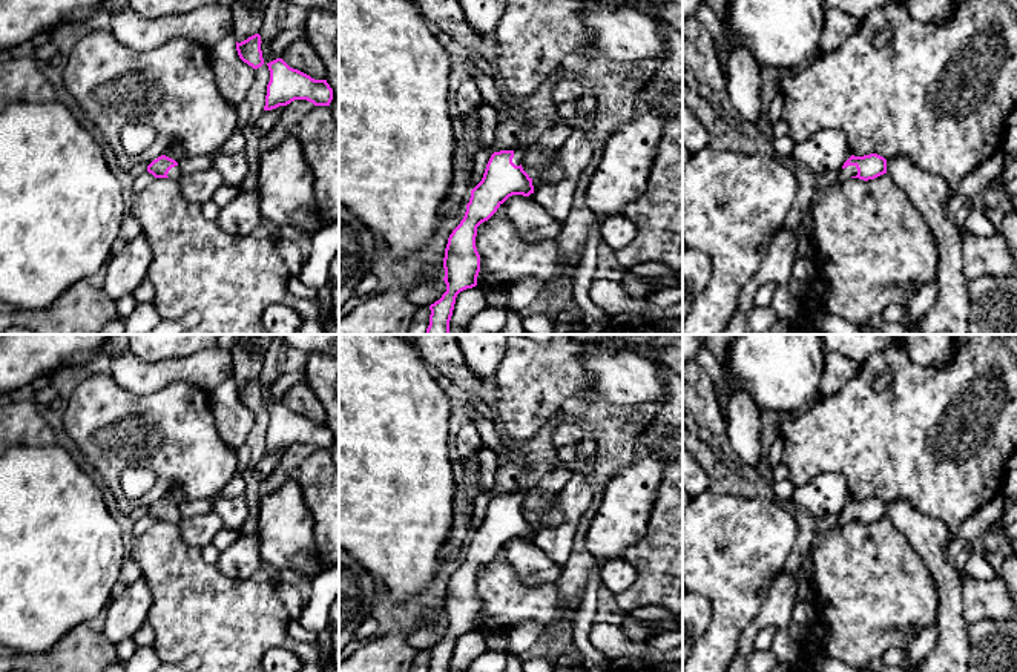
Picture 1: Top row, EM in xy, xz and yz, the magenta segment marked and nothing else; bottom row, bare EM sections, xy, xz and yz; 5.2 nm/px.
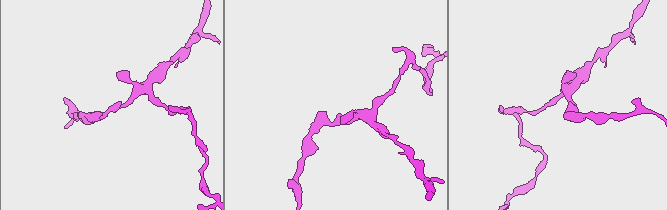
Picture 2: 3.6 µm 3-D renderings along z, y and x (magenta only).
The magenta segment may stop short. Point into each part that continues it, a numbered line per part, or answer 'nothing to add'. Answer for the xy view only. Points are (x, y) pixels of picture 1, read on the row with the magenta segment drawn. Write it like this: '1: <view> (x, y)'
1: xy (198, 187)

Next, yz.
1: yz (850, 171)

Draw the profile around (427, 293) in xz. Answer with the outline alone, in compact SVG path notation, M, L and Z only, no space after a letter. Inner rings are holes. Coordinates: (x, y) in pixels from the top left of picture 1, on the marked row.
M443 279L433 282L433 284L422 284L419 287L414 287L408 292L408 301L420 305L431 305L436 301L442 298L442 295L446 292L446 284Z

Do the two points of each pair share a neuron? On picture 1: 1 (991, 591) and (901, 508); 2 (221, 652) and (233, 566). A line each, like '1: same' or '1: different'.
1: different
2: different

